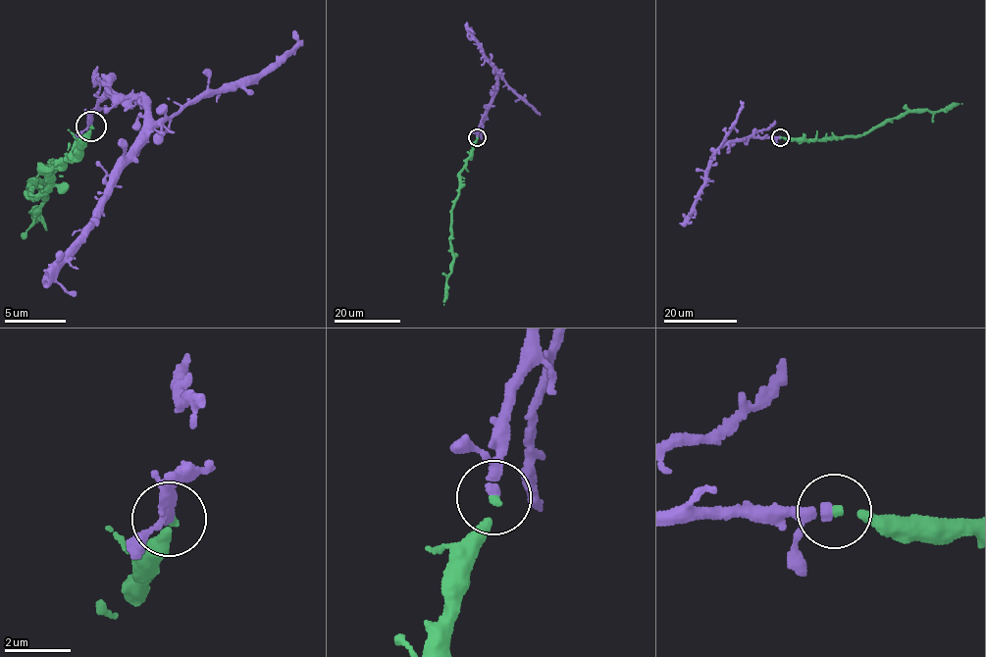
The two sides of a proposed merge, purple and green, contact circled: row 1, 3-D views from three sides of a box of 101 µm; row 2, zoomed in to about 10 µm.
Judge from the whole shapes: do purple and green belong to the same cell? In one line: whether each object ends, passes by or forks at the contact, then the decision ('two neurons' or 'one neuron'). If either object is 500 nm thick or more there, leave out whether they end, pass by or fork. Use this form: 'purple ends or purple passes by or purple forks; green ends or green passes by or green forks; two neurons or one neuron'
purple passes by; green ends; one neuron

